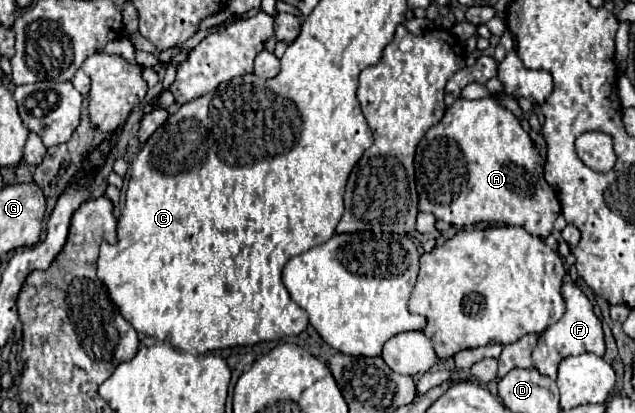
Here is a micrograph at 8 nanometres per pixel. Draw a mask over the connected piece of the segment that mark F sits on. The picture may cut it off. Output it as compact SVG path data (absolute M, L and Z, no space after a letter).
M574 282L562 286L562 296L564 296L564 302L566 302L566 312L564 312L564 316L562 316L554 326L550 326L546 332L542 332L542 336L538 338L536 350L532 352L532 360L534 360L536 370L538 370L540 374L544 374L544 376L550 376L552 380L556 380L558 364L560 364L564 358L568 358L568 356L578 356L578 354L584 354L584 352L592 352L592 354L604 356L604 352L606 352L602 320L596 316L594 306L592 306L592 302L588 300L588 296L586 296Z

